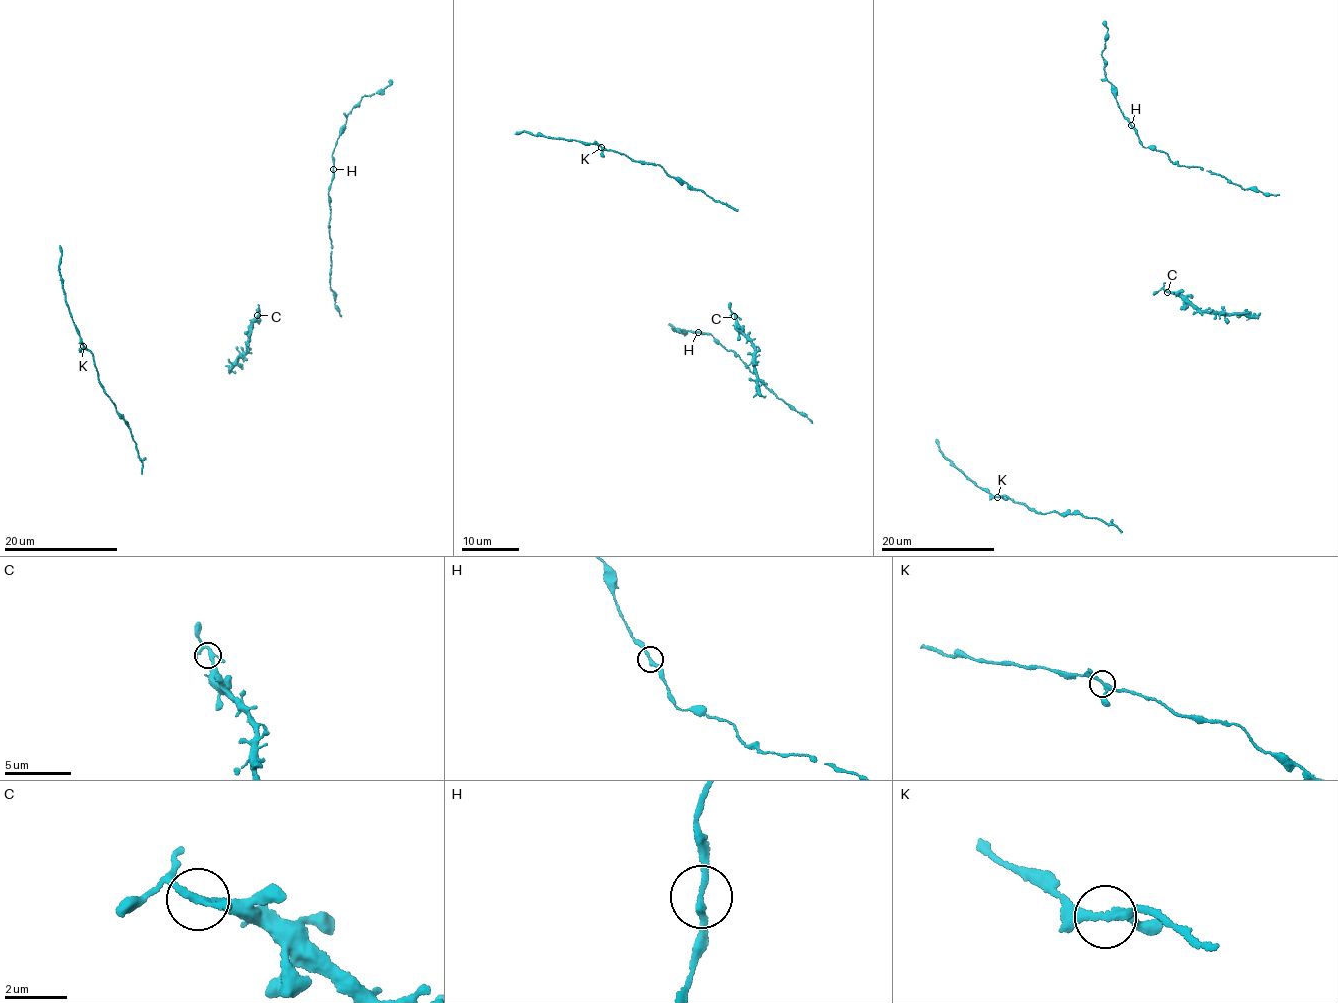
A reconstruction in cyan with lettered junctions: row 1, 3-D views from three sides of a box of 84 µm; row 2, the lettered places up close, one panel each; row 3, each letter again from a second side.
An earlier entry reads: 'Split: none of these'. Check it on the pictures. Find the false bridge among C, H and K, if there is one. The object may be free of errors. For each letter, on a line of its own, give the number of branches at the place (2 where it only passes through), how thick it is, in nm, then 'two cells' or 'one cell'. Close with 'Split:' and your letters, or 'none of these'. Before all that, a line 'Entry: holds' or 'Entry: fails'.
Entry: holds
C: 3 branches meet; 200 nm thick; one cell
H: 2 branches meet; 200 nm thick; one cell
K: 3 branches meet; 200 nm thick; one cell
Split: none of these

